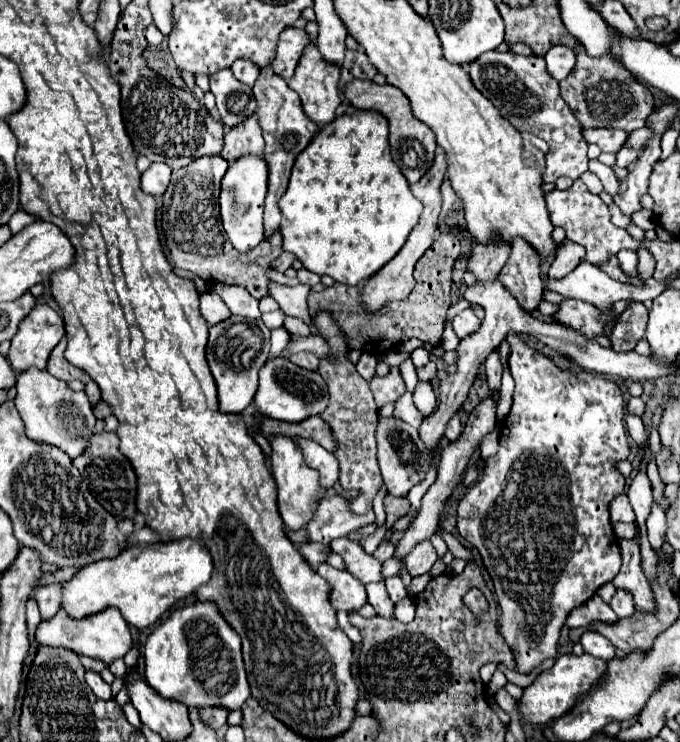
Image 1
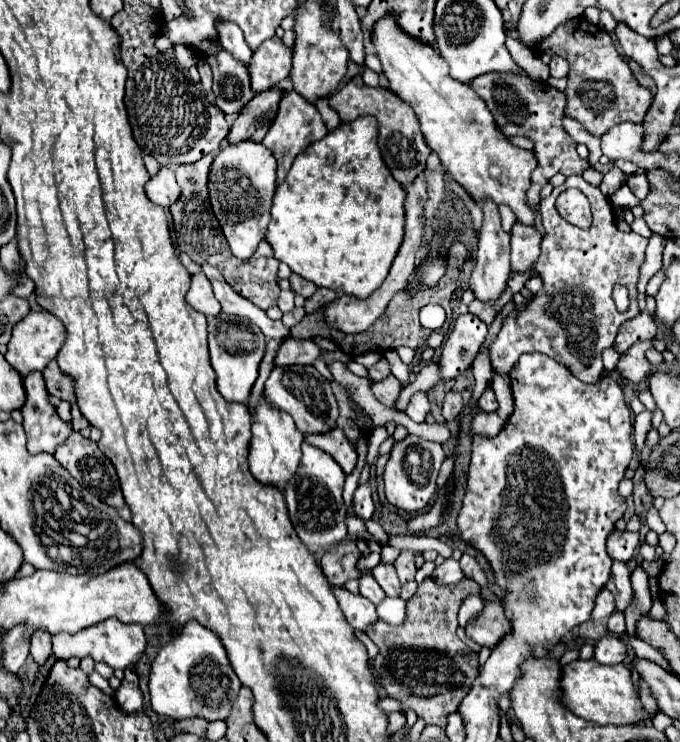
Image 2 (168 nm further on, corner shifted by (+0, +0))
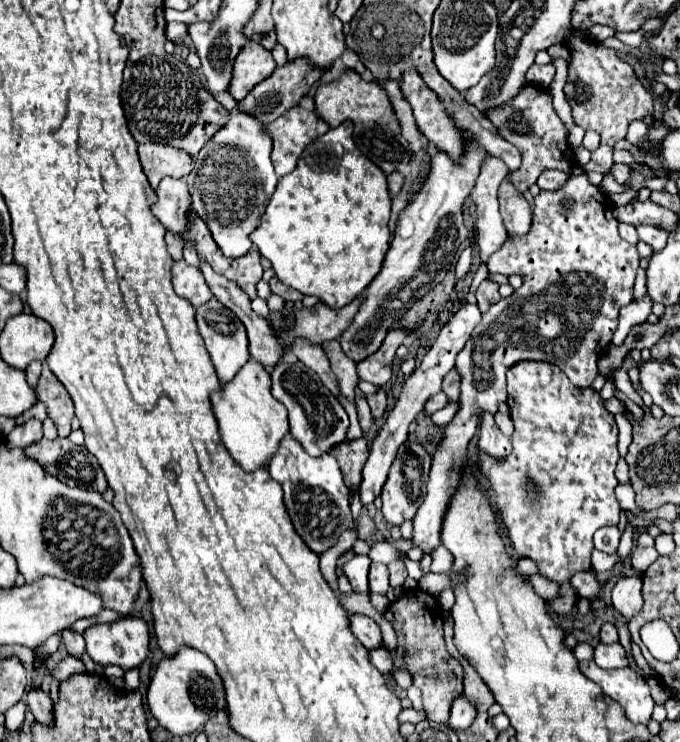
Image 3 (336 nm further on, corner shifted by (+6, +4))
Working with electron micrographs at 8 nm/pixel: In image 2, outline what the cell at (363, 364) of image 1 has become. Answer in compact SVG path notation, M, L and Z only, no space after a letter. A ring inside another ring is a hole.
M381 358L375 366L369 368L369 376L371 376L371 380L375 380L375 382L385 380L389 374L391 374L391 370L389 370L389 362L387 362L385 358Z

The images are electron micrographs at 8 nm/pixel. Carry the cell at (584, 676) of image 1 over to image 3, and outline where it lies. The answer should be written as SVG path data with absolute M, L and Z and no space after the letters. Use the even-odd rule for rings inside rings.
M581 662L579 668L583 676L601 686L605 696L623 706L627 720L631 720L633 724L647 724L651 720L655 702L649 694L649 686L635 670L603 670L595 662Z

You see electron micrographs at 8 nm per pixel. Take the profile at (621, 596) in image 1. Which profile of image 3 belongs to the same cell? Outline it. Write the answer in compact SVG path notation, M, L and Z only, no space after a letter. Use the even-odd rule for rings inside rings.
M605 622L603 626L601 626L601 630L599 630L599 638L601 638L601 642L619 642L619 636L617 636L617 628L615 628L615 624L613 622Z

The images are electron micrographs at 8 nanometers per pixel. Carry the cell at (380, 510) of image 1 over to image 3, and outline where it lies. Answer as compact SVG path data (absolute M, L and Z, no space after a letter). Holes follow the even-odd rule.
M459 401L449 403L445 408L435 412L431 416L431 420L435 425L446 426L453 419L453 416L456 414L458 409Z

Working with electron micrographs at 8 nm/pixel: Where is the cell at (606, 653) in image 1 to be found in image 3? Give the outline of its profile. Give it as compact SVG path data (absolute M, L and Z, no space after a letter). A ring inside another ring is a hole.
M599 642L595 646L595 654L593 660L597 662L597 666L609 670L609 668L625 668L627 666L627 656L621 644L603 644Z

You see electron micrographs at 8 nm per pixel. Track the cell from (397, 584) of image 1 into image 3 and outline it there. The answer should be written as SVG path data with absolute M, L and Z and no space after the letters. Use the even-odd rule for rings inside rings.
M371 564L369 568L369 586L371 592L385 594L389 590L389 576L387 576L387 566L385 564Z

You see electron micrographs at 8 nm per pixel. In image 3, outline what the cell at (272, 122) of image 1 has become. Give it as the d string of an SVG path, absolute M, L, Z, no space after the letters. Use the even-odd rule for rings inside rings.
M293 106L267 126L267 132L273 140L271 160L279 178L289 174L297 166L299 154L317 138L317 122L319 116L315 112Z

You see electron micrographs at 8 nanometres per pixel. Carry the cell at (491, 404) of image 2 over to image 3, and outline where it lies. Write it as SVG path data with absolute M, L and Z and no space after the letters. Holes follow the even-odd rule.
M483 412L481 414L481 424L479 424L479 448L489 452L493 458L505 458L505 454L511 452L509 438L497 428L493 414Z

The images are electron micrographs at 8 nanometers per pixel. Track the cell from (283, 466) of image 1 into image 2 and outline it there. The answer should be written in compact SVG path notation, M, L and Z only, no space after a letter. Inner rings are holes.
M259 400L253 412L251 426L251 444L249 444L249 470L261 484L285 486L287 480L293 478L299 460L301 460L301 442L303 434L295 428L295 422L287 412L279 412L279 408L271 408L267 400Z

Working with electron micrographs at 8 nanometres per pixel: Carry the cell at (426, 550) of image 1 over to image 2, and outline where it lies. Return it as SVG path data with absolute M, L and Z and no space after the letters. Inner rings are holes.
M403 550L401 556L395 560L395 570L397 570L397 576L401 580L401 584L405 582L411 582L415 578L415 562L413 562L413 554L411 550Z

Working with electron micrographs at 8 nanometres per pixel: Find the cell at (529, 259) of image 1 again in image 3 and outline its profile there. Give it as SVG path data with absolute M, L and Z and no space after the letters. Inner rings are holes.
M503 180L499 188L499 206L509 236L525 236L531 228L531 208L523 196L513 192L507 180Z

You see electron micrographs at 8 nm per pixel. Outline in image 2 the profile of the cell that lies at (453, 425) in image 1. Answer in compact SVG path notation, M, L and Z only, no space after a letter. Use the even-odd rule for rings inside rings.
M447 392L445 400L443 400L443 416L445 420L455 420L457 414L463 410L463 400L459 392Z

